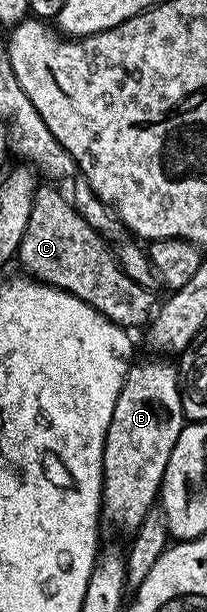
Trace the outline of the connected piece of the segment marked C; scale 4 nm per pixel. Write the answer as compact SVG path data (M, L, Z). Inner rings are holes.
M38 185L33 197L31 216L27 219L27 232L19 244L16 257L26 275L57 286L71 296L91 304L107 320L126 328L144 327L155 310L154 291L143 288L127 276L120 261L111 251L110 243L101 237L79 212L57 191L56 185Z

